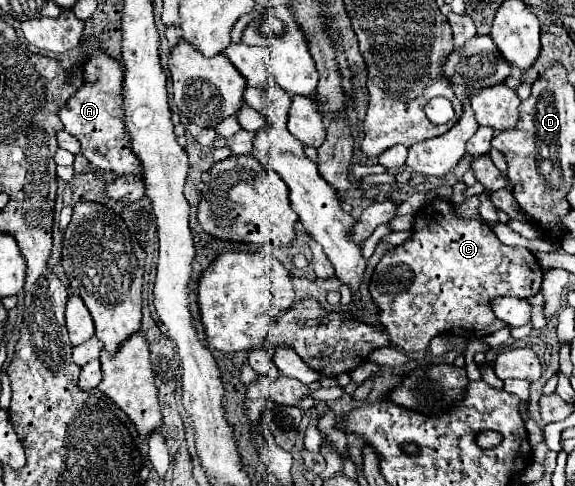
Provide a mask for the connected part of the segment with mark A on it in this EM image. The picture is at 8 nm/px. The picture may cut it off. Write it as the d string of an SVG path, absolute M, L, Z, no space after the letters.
M94 53L94 57L90 61L84 63L84 87L78 89L66 103L66 107L60 109L60 119L64 123L64 129L74 135L80 143L82 143L82 155L96 167L100 169L108 169L114 167L112 171L118 175L140 175L138 169L138 161L136 157L132 157L132 149L128 149L128 141L124 141L124 109L120 109L120 93L122 93L122 81L124 77L120 77L120 65L118 61L112 61L110 57L106 57L104 53Z

